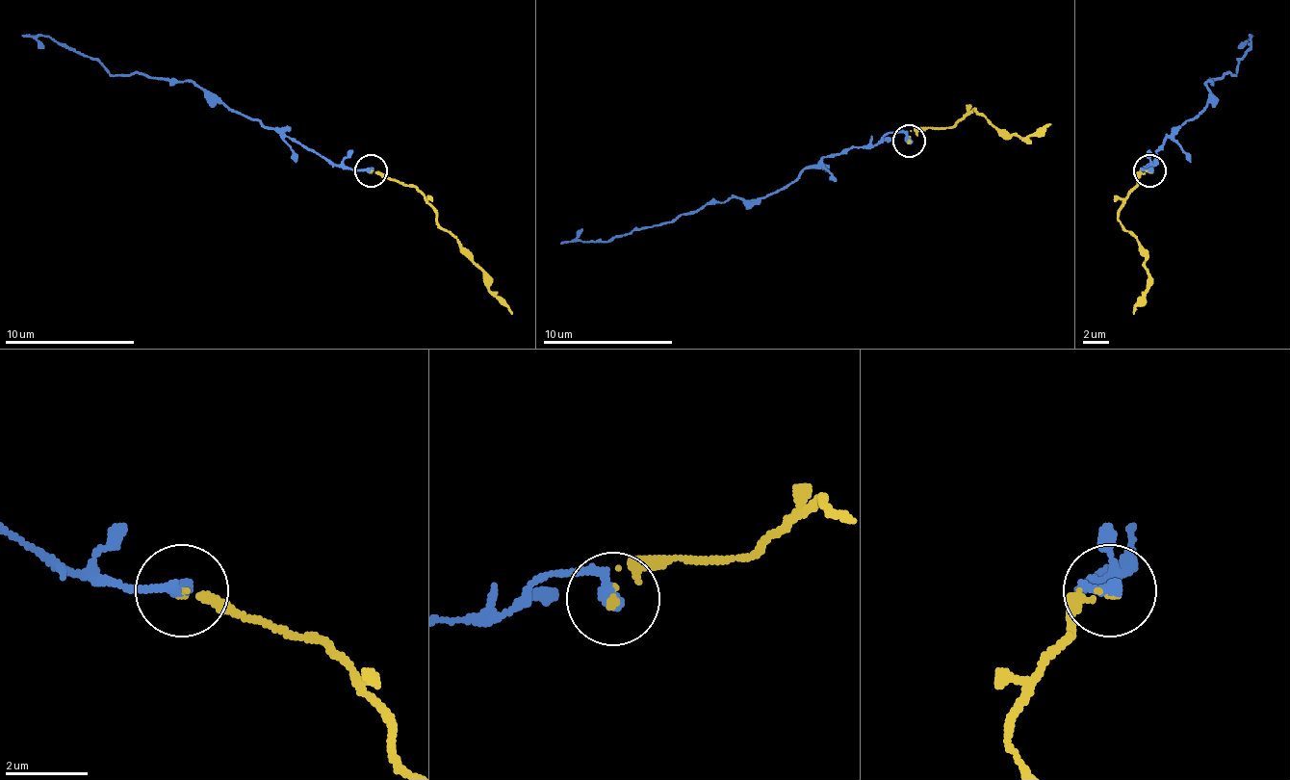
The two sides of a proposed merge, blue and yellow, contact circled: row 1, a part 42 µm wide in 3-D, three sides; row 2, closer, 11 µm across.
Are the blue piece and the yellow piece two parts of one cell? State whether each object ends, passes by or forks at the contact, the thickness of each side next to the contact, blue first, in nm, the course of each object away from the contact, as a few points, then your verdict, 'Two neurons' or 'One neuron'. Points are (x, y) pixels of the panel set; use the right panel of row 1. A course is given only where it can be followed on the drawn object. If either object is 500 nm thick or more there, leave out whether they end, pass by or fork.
At the ring blue ends. At the ring yellow ends. Thickness 320 nm (blue) against 100 nm. Course of blue: (1148, 169), (1143, 169), (1152, 167), (1165, 137), (1211, 101), (1207, 82), (1237, 75), (1253, 36). Course of yellow: (1148, 173), (1139, 176), (1120, 212), (1120, 221), (1143, 251), (1148, 274), (1146, 300), (1132, 313). One neuron

